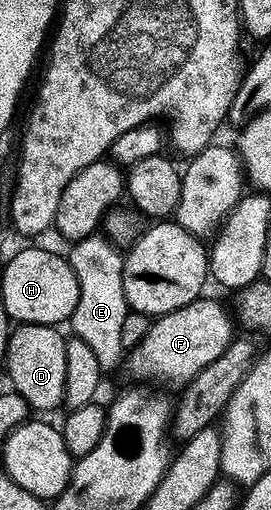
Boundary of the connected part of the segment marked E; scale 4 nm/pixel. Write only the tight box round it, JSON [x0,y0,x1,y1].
[66,234,130,374]

